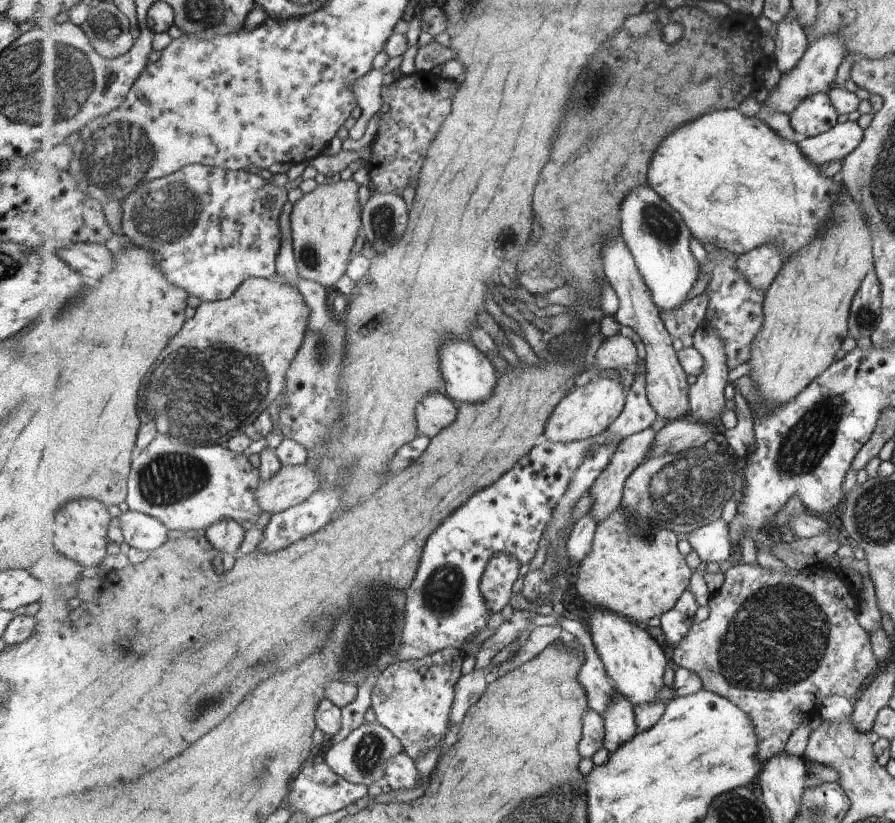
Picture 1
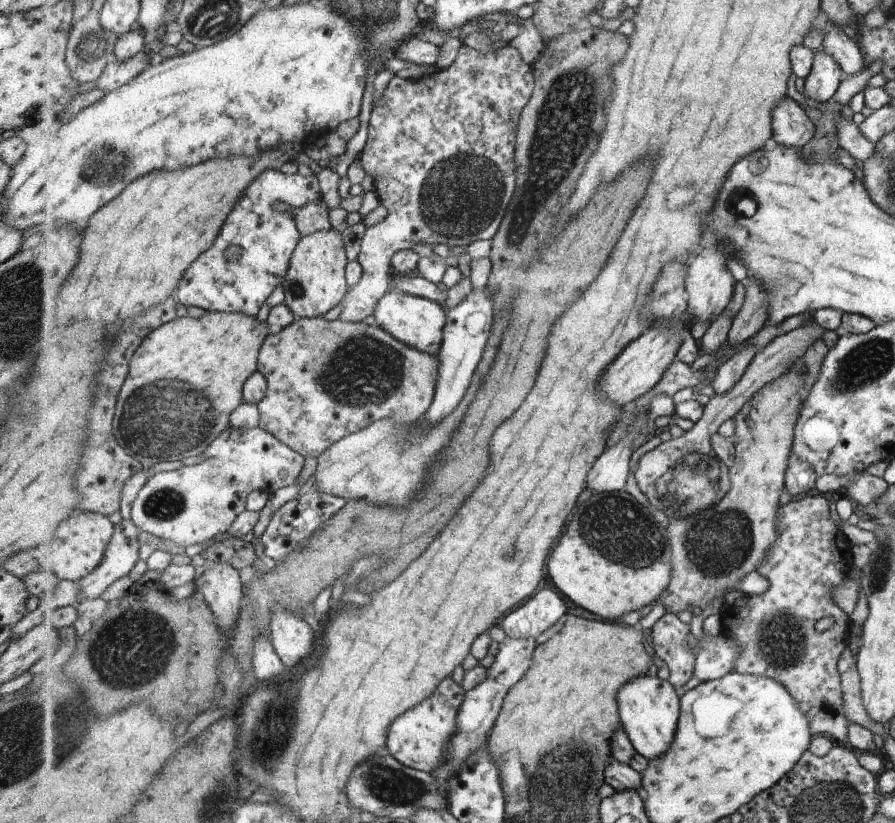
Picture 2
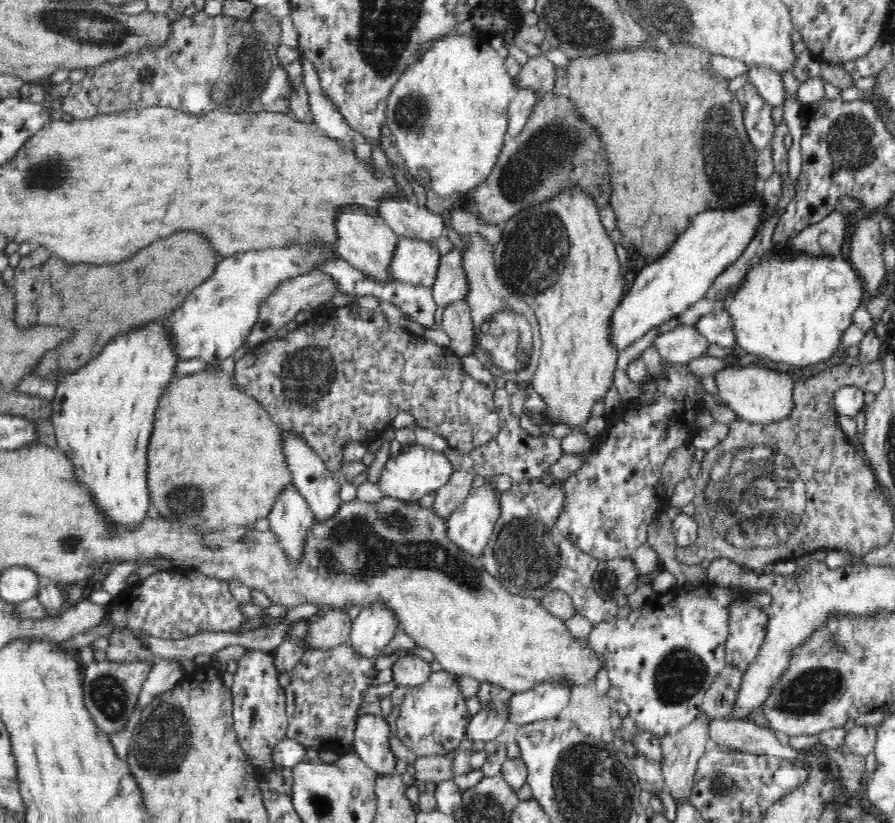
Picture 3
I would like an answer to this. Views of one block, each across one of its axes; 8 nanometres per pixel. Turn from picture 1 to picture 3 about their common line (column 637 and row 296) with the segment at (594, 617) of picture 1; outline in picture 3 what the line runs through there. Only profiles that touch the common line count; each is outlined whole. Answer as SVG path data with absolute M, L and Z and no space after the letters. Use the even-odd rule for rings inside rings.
M756 198L738 211L711 210L700 214L663 257L648 262L638 272L628 294L621 298L610 316L608 333L612 349L616 349L616 352L626 350L648 330L672 320L702 300L714 279L744 253L757 234L763 210L761 200Z

